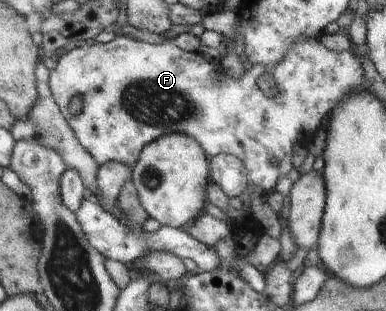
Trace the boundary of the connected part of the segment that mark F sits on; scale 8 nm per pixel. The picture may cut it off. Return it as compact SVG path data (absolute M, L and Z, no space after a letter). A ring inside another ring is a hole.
M118 33L110 43L85 43L67 52L60 52L58 65L50 71L49 83L53 100L66 123L70 125L74 137L99 166L107 164L108 161L133 166L148 144L168 133L189 135L203 147L208 157L228 154L240 159L246 167L248 178L248 187L240 195L244 203L240 210L244 216L224 221L204 213L193 221L189 233L196 241L204 243L210 249L216 249L216 245L224 239L232 239L235 247L240 249L240 239L244 235L259 238L265 234L252 214L250 196L256 189L259 189L263 196L273 193L278 179L282 175L288 175L292 167L294 143L302 137L308 139L314 129L319 129L320 121L330 111L335 111L336 105L340 105L344 97L348 97L350 93L366 91L370 87L370 81L364 79L360 65L362 63L354 59L351 50L332 51L320 41L310 39L294 43L278 65L270 67L254 64L251 69L245 70L242 76L233 78L222 69L220 62L210 63L198 51L188 53L177 47L175 40L152 44ZM262 72L270 72L274 77L276 95L270 97L260 91L258 77ZM74 97L82 99L82 111L78 115L72 115L68 108Z

